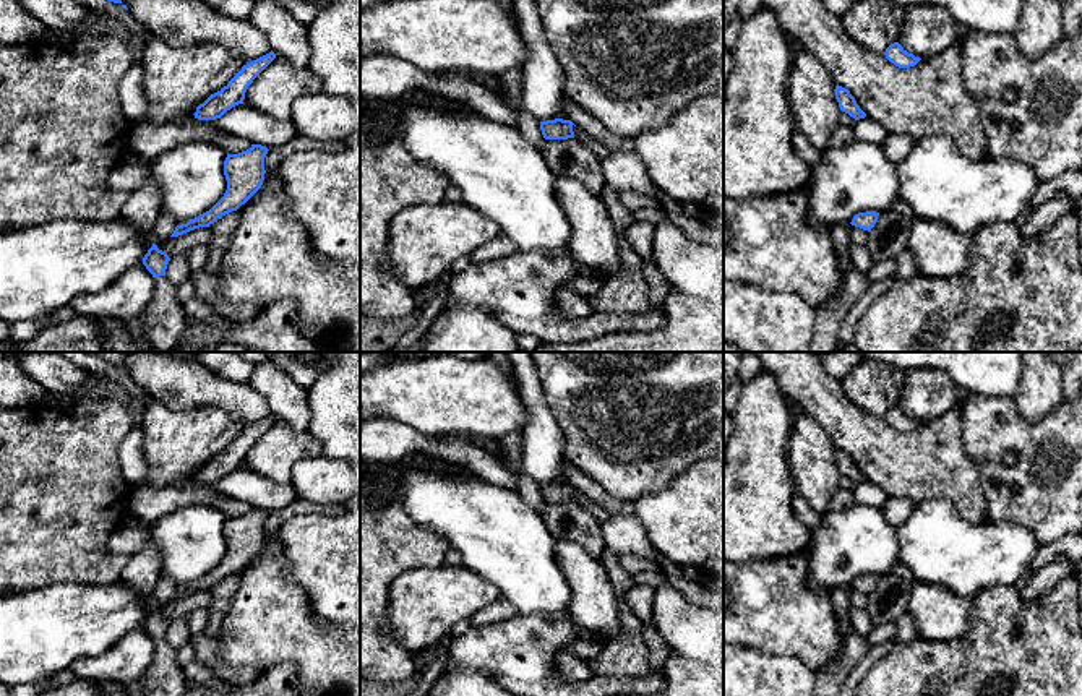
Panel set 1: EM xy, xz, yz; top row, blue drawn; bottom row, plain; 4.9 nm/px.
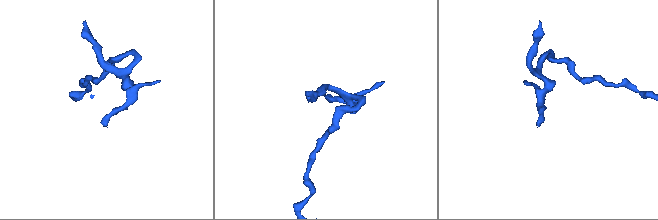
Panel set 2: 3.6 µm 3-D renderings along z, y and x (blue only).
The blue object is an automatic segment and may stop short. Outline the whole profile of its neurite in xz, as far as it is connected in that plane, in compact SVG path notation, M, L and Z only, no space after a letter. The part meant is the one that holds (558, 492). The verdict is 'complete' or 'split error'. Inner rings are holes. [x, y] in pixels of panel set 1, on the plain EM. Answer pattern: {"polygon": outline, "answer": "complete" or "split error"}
{"polygon": "M555 482L540 485L540 493L545 503L568 503L574 501L573 488L571 483Z", "answer": "complete"}

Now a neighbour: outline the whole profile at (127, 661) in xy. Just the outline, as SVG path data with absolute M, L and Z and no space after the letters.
M143 626L101 655L76 659L70 670L78 680L130 683L143 677L154 657L154 641Z

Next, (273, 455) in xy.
M276 420L248 449L243 467L268 480L290 483L294 464L320 453L321 446L310 432L295 433Z

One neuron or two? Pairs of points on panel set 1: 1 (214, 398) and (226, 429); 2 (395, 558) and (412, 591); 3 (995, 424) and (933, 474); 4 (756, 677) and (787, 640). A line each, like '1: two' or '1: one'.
1: two
2: two
3: two
4: two

